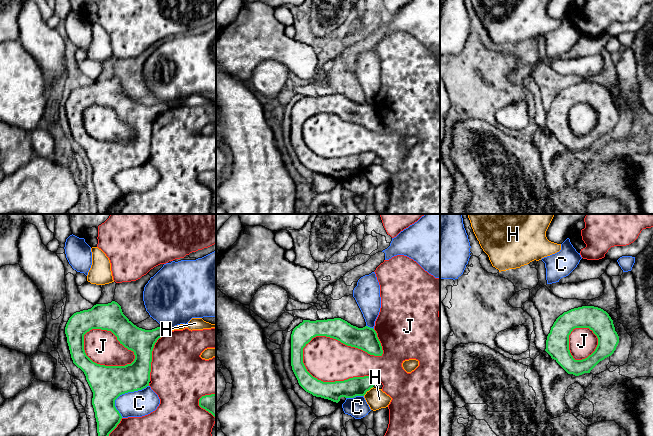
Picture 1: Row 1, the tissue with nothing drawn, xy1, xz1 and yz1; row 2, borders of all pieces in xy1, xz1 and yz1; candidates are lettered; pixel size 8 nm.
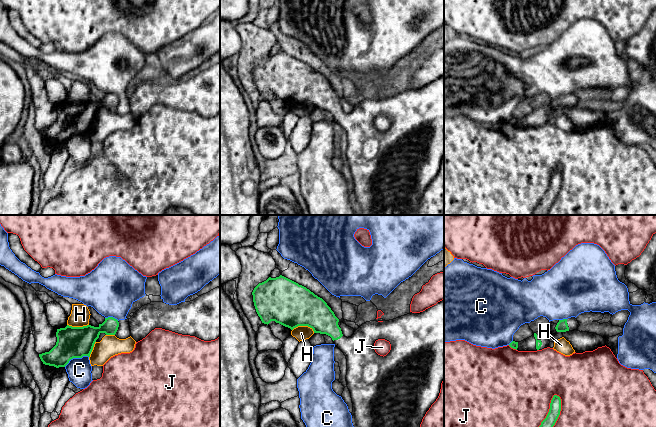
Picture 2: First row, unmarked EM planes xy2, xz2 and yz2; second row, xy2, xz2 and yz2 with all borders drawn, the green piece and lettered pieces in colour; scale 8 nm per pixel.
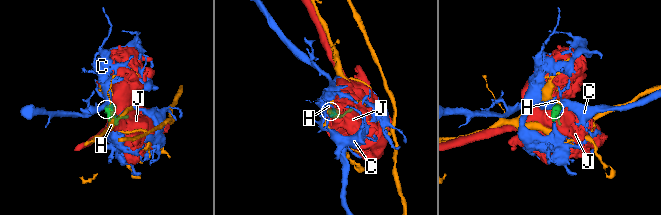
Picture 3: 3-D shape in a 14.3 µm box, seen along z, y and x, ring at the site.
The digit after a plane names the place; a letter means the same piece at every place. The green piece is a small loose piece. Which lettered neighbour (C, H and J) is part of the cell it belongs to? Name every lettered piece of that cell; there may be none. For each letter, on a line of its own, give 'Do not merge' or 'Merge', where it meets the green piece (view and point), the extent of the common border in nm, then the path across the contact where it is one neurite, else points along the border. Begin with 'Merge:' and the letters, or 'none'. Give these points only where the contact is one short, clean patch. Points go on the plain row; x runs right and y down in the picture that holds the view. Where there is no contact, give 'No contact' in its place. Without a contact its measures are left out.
Merge: none
C: Do not merge. Touches green at xy1 (123, 169). Shared border 340 nm
H: Do not merge. Touches green at xz2 (304, 101). Shared border 190 nm
J: Do not merge. Touches green at xz1 (346, 120). Shared border 650 nm

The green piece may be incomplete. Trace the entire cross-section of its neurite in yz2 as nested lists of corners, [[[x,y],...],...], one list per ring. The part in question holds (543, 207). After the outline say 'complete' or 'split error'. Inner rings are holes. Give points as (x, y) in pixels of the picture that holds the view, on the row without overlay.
[[[554,171],[550,179],[549,188],[535,208],[533,215],[549,215],[549,210],[560,191],[560,187],[561,175],[559,172]]]; complete

